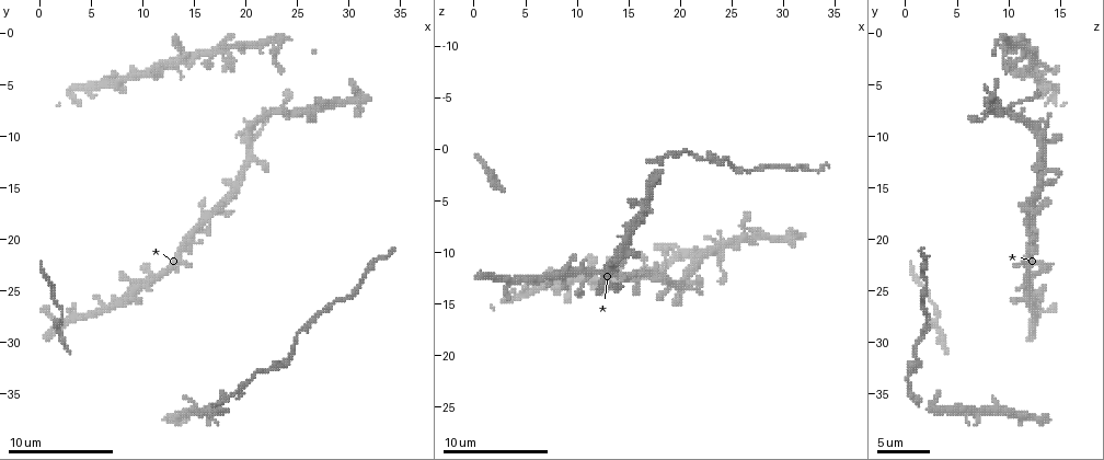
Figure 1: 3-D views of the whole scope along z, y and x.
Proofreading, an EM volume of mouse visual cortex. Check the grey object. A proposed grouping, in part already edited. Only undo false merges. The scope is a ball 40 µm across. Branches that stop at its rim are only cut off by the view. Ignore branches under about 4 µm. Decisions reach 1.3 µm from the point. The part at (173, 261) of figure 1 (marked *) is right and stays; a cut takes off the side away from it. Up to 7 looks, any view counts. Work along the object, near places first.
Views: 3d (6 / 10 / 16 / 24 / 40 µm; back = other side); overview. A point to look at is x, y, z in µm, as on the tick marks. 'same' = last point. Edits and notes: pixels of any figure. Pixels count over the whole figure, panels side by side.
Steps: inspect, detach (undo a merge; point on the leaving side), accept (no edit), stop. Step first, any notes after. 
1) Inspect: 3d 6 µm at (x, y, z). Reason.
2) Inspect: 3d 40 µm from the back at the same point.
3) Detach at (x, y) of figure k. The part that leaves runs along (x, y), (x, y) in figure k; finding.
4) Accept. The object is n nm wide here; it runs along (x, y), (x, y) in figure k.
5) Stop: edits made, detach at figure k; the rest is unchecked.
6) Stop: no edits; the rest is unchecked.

Inspect: 3d 6 µm at (9.0, 25.8, 11.6).

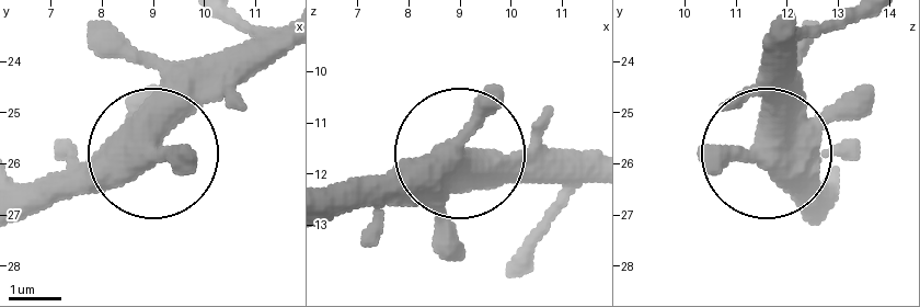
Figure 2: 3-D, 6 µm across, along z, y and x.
Accept. Continuous, no second cell.

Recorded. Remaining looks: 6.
Inspect: 3d 6 µm at (26.8, 27.8, 2.2). Narrows sharply.

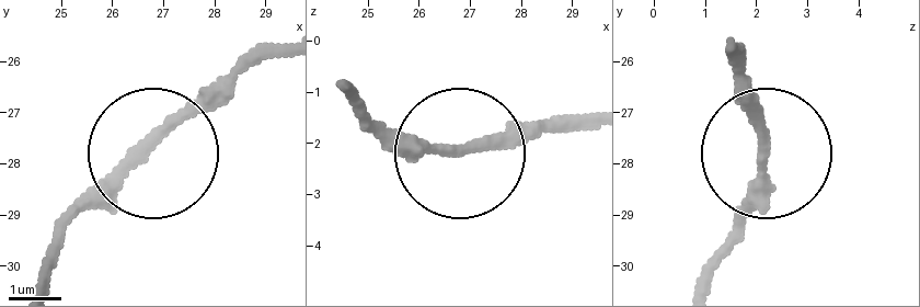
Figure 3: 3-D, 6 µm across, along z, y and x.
Inspect: 3d 6 µm from the back at (26.60, 27.70, 2.05).

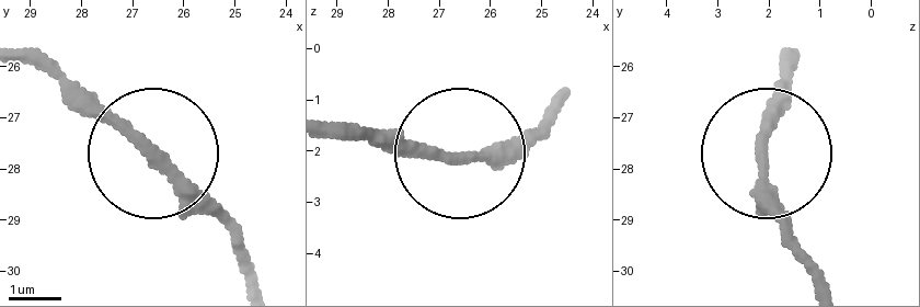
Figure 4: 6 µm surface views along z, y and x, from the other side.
Accept. Continuous, no second cell.

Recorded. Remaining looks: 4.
Inspect: 3d 16 µm at (23.4, 7.4, 10.0). Four arms meet.

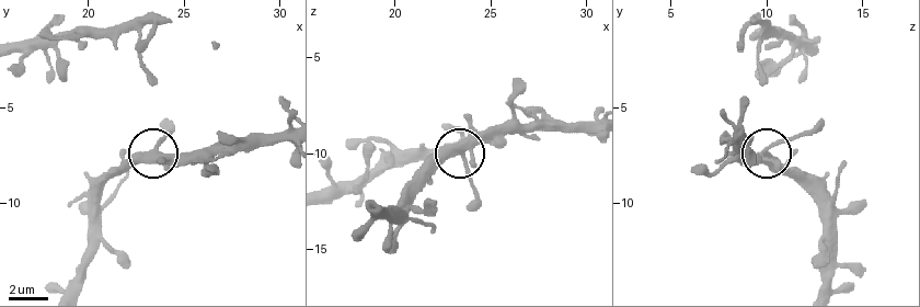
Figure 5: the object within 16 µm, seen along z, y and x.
Accept. 4 arms meet here; one cell here.

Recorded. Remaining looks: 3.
Stop: no edits; the rest is unchecked.

